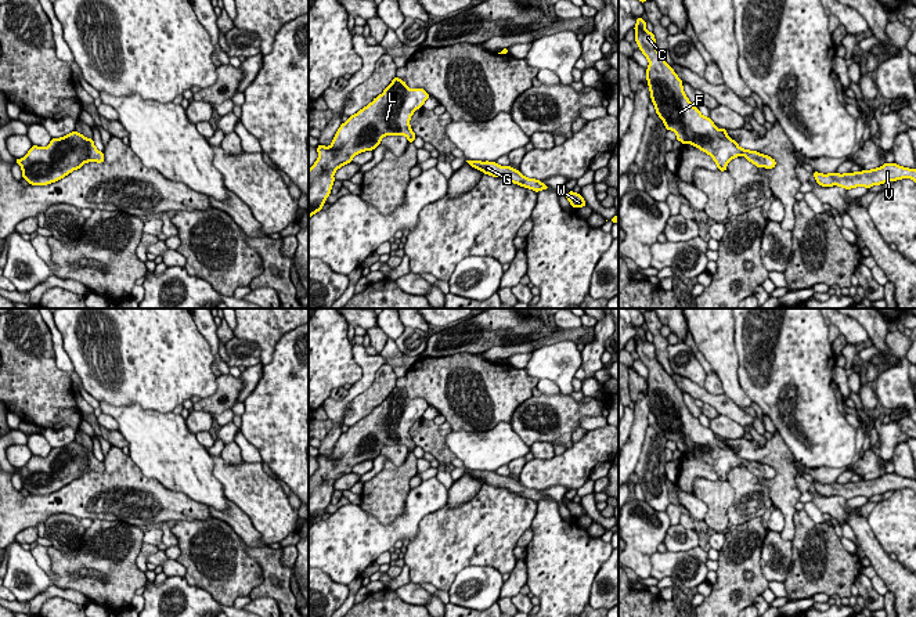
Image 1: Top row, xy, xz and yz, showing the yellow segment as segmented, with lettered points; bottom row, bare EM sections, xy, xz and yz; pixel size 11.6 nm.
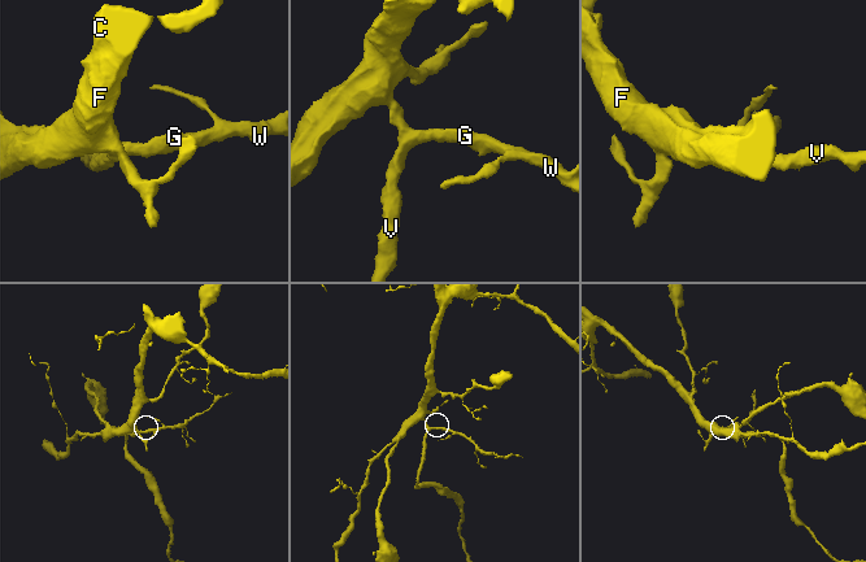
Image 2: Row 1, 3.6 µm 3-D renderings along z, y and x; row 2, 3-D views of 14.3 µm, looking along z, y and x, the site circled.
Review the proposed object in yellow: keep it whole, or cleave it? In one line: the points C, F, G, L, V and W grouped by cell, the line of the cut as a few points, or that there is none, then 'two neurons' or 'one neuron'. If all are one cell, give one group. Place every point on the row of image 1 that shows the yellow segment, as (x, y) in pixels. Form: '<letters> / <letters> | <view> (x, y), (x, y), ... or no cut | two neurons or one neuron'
C F G L V W | no cut | one neuron

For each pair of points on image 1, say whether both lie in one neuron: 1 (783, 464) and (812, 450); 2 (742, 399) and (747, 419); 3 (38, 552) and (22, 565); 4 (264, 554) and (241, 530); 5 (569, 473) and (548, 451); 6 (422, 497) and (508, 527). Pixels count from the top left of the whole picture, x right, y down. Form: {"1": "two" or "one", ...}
{"1": "two", "2": "two", "3": "two", "4": "two", "5": "two", "6": "two"}

